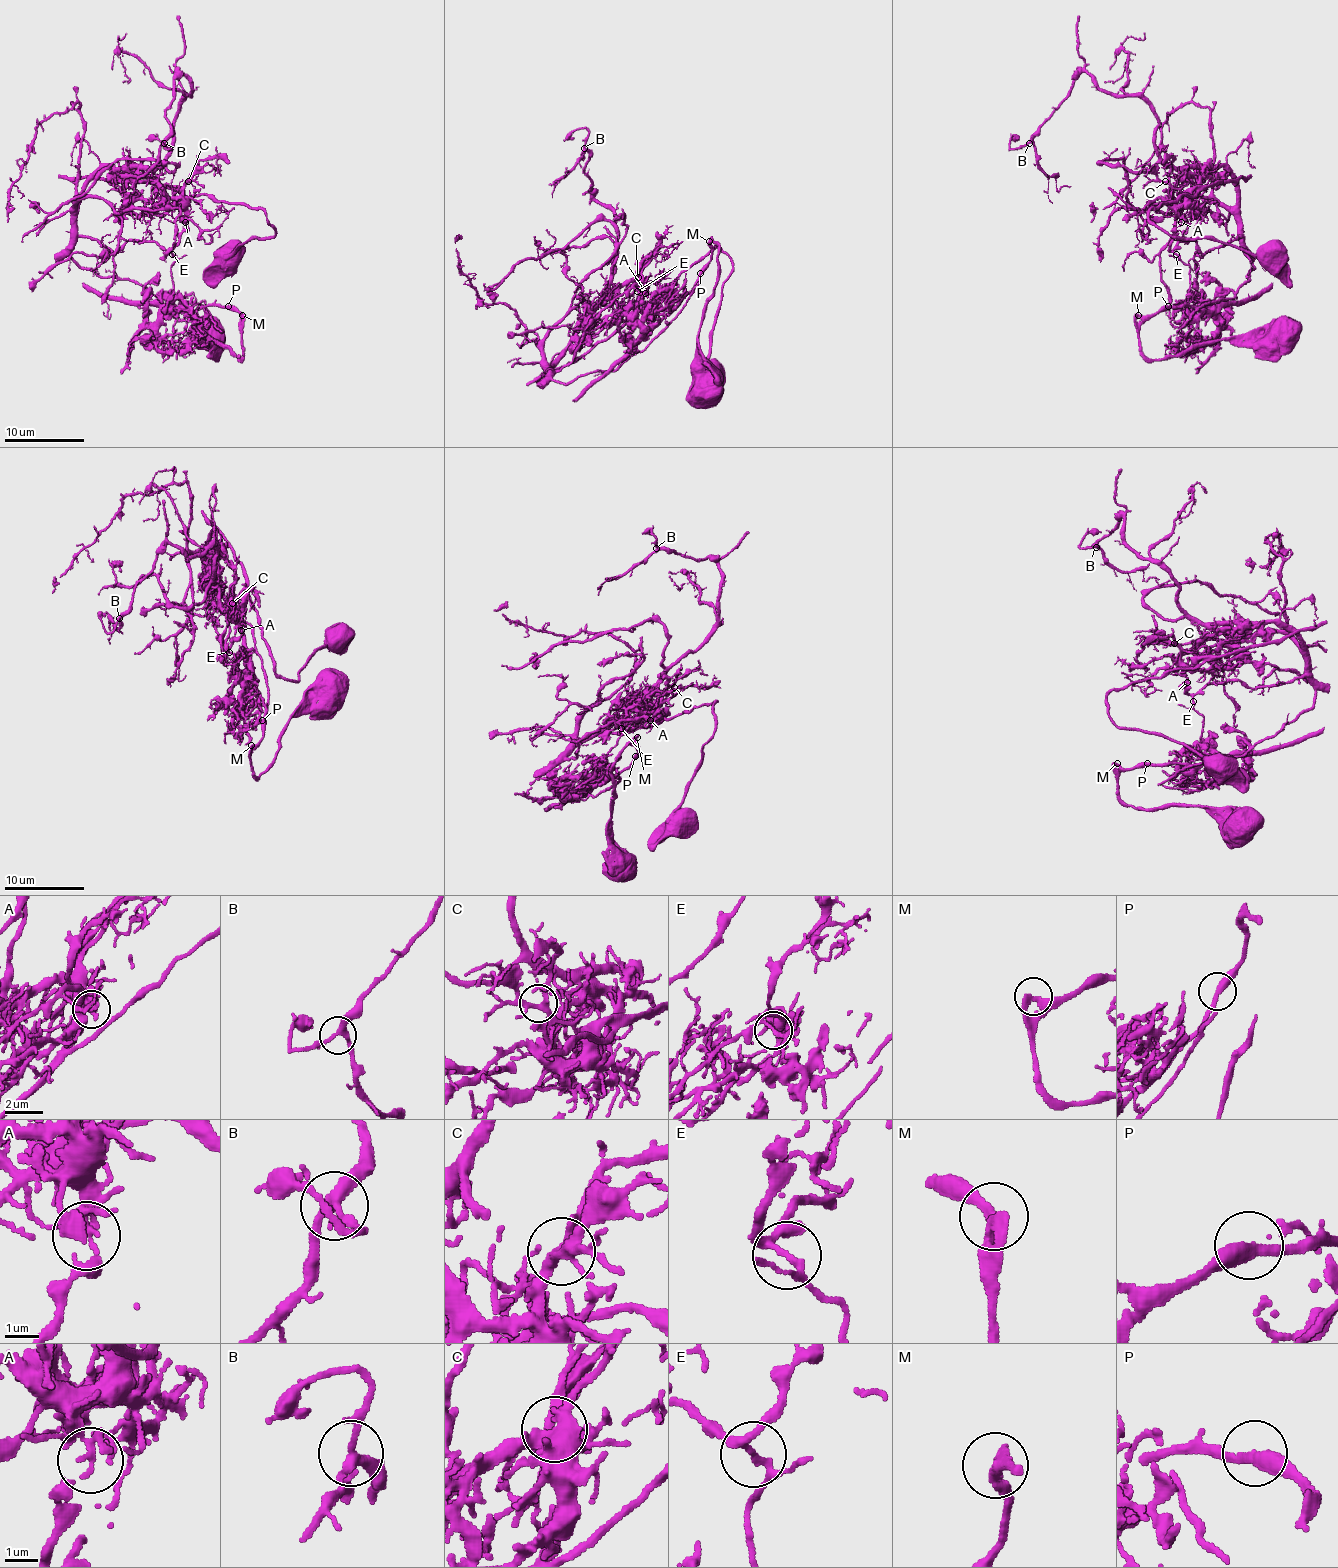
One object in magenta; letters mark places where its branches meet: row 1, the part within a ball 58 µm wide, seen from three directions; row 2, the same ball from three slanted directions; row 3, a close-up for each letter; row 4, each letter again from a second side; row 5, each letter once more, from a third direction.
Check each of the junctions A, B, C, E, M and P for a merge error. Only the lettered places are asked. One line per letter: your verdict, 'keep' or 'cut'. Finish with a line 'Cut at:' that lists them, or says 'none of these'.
A: cut
B: keep
C: keep
E: cut
M: keep
P: keep
Cut at: A, E

